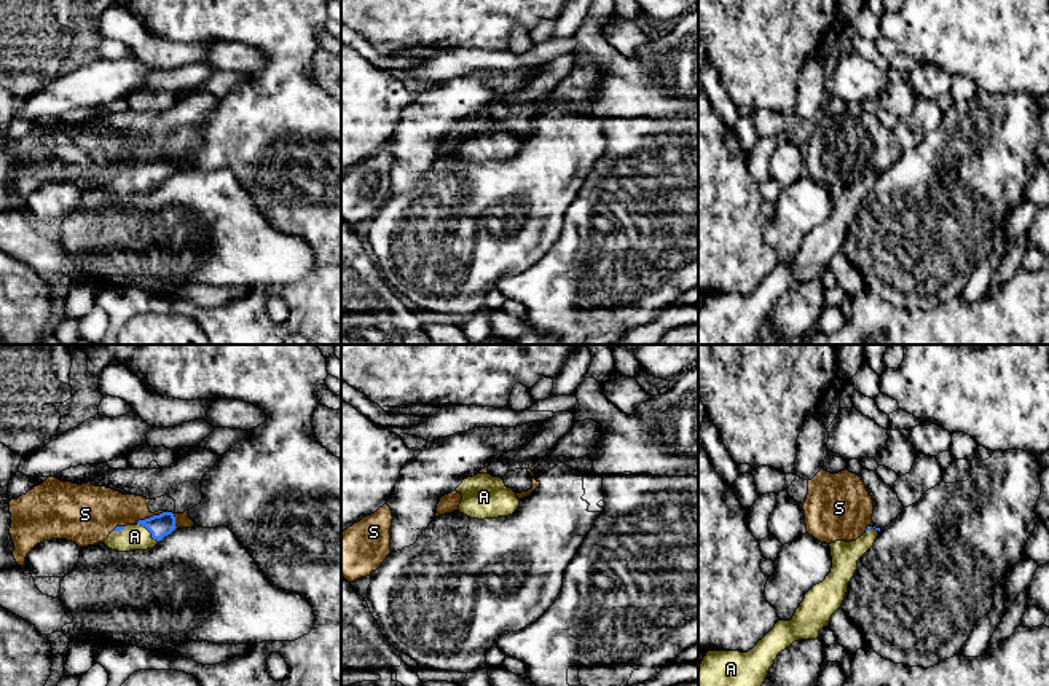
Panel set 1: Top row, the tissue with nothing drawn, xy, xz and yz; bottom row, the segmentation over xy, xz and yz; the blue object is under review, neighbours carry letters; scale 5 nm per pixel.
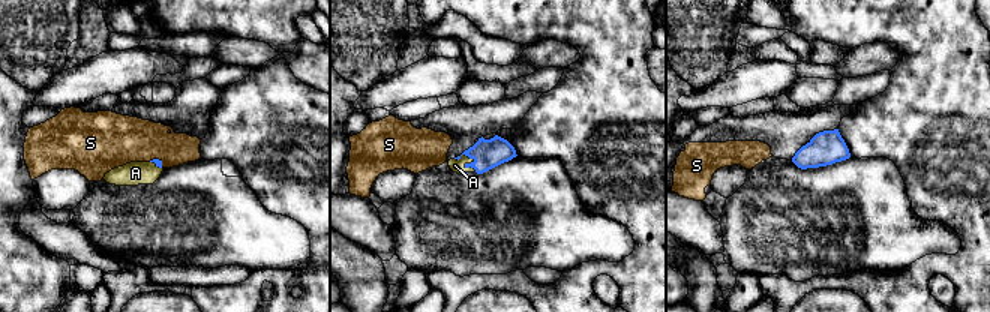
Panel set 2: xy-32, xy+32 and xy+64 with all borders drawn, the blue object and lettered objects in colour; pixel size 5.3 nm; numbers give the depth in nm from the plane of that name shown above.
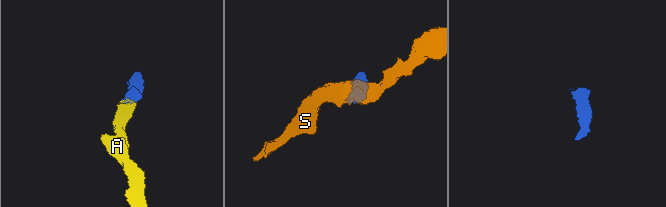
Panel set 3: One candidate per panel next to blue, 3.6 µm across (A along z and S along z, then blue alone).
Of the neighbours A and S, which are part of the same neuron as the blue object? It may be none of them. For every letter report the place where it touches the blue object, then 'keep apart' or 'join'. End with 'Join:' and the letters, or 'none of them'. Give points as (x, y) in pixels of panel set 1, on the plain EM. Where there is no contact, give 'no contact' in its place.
A: meets blue in xy at (149, 173); join
S: meets blue in xy at (150, 160); keep apart
Join: A

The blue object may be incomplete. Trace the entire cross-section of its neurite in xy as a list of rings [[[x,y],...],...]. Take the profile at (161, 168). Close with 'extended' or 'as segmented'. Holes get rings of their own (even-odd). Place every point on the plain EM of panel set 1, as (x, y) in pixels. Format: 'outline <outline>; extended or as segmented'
outline [[[163,155],[136,168],[116,169],[104,187],[118,195],[153,191],[164,179],[175,172],[175,160],[172,155]]]; extended

